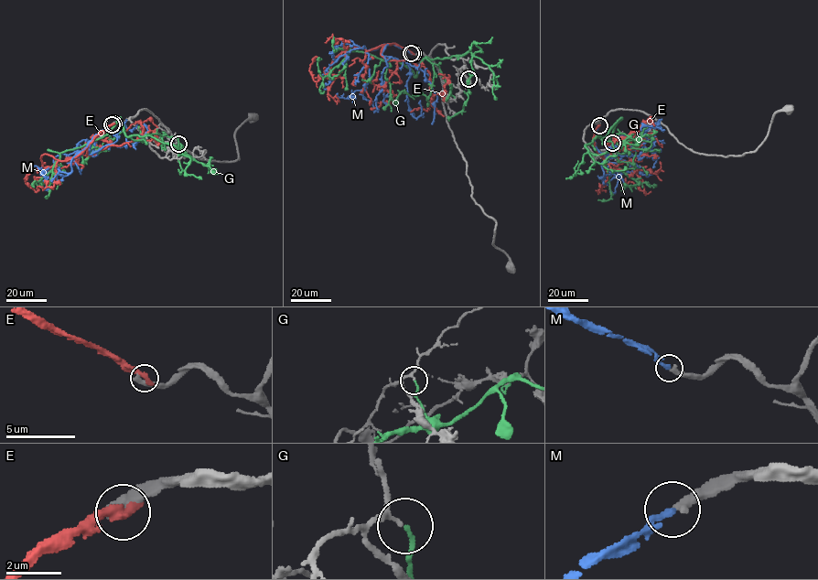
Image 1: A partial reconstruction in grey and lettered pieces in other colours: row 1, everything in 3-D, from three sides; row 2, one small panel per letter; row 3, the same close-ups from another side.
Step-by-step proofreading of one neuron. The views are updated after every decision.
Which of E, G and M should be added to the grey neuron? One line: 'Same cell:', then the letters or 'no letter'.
Same cell: M

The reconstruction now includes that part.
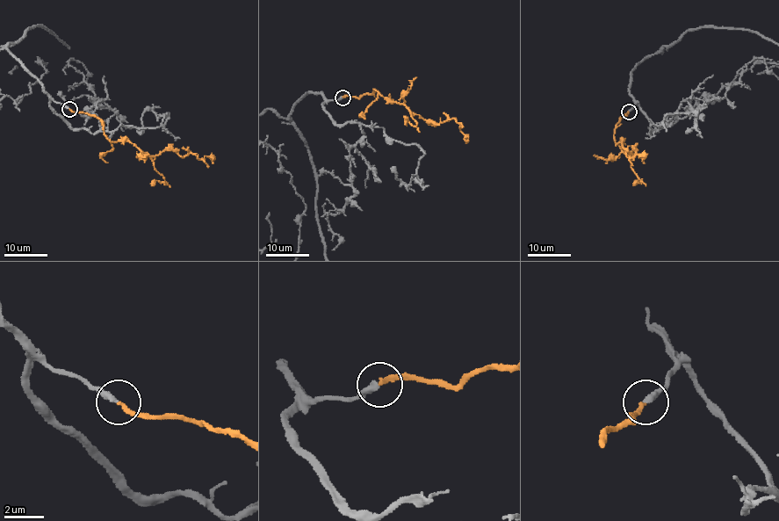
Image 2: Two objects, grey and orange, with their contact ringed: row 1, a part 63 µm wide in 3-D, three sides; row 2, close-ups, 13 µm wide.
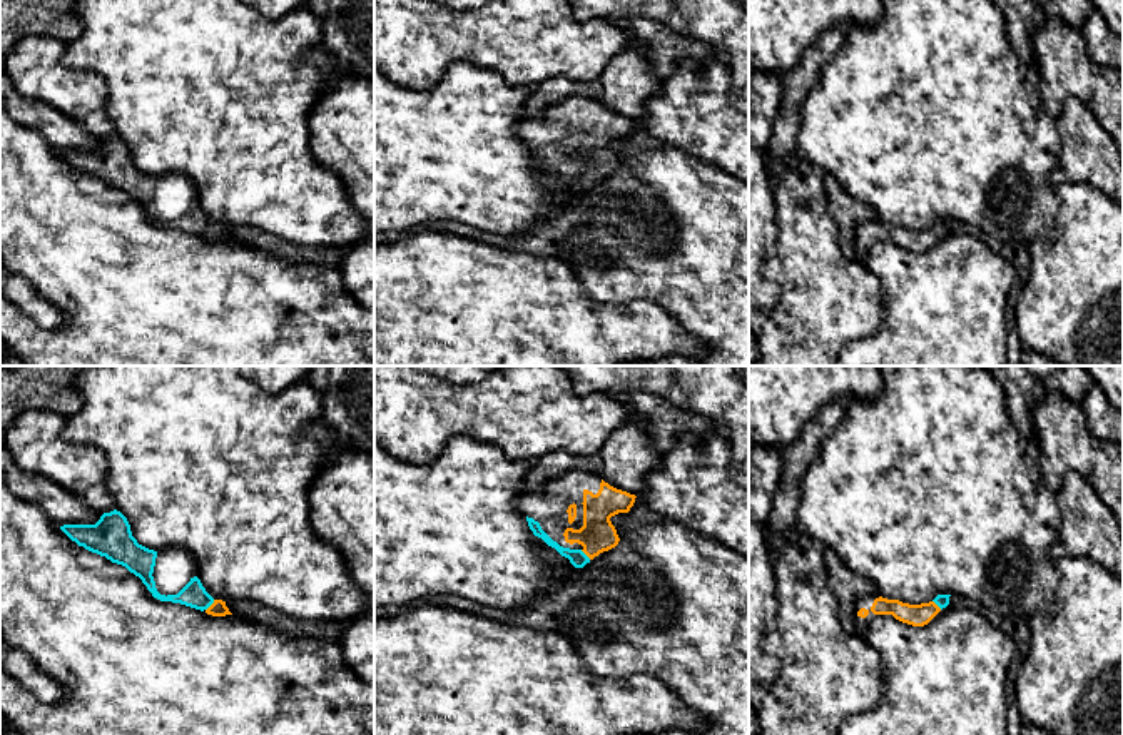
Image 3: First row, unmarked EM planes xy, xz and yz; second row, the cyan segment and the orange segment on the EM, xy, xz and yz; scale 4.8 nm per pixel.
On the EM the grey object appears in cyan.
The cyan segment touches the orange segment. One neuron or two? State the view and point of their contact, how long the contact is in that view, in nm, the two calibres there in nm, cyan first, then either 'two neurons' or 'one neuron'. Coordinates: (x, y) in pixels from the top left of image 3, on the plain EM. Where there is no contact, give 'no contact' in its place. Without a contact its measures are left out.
meets cyan in xy at (211, 229); contact 70 nm long; 120 nm thick on the cyan side, 80 nm on the other; one neuron

